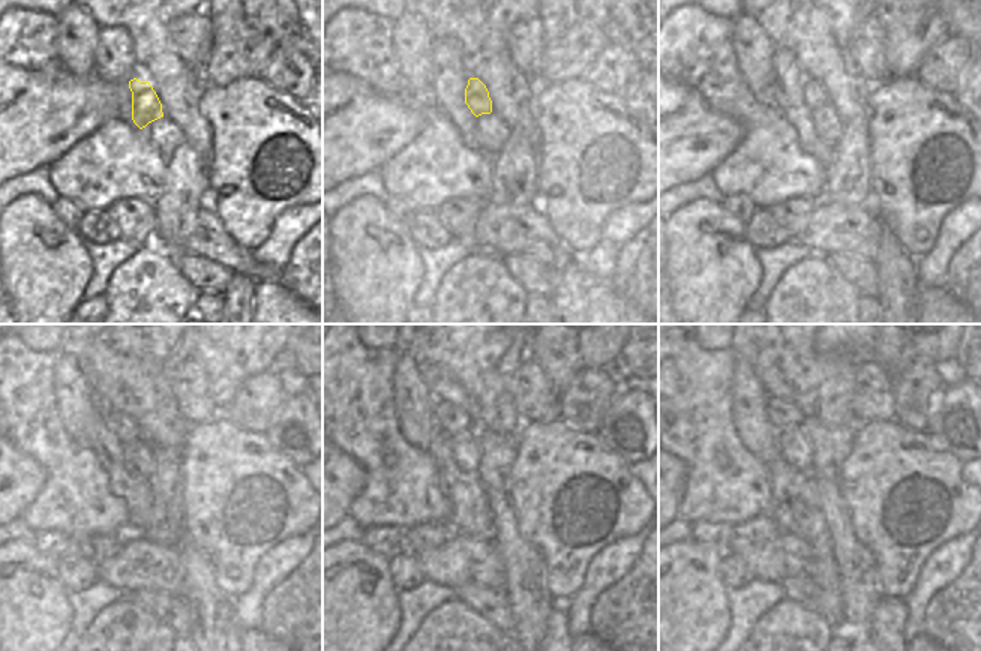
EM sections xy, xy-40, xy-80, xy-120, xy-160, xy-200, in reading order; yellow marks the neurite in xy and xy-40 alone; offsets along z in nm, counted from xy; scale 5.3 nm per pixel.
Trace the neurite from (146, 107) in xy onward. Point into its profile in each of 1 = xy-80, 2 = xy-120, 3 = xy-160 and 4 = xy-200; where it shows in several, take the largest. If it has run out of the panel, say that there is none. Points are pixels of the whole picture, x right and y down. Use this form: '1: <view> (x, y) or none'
1: xy-80 (815, 96)
2: xy-120 (122, 425)
3: xy-160 (449, 417)
4: xy-200 (782, 414)

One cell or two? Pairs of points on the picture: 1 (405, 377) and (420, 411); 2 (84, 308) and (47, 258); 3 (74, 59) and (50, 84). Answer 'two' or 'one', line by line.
1: one
2: two
3: two

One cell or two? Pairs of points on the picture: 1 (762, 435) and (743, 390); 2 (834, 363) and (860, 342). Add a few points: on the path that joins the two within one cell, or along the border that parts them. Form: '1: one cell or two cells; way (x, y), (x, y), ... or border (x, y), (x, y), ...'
1: one cell; way (752, 425), (750, 401)
2: two cells; border (815, 344), (821, 353), (851, 351), (858, 359)

